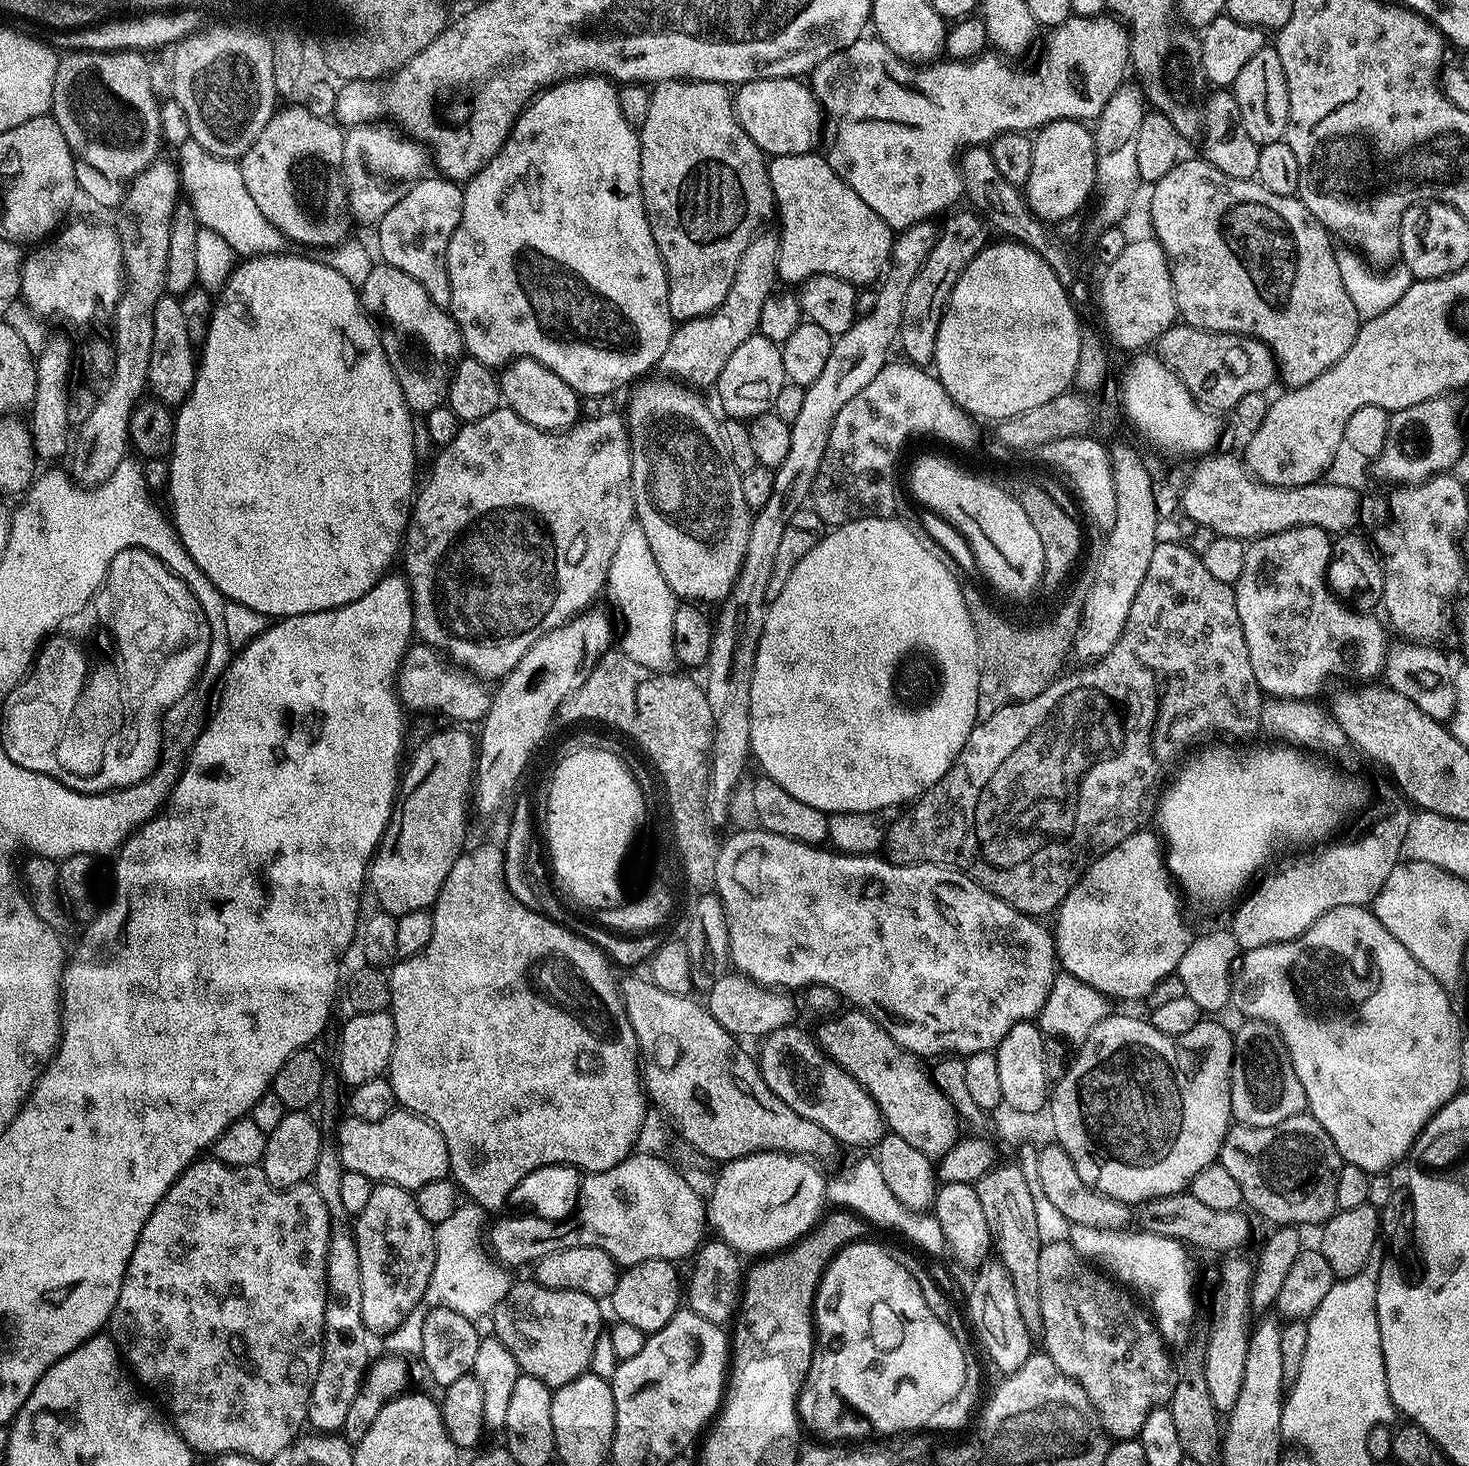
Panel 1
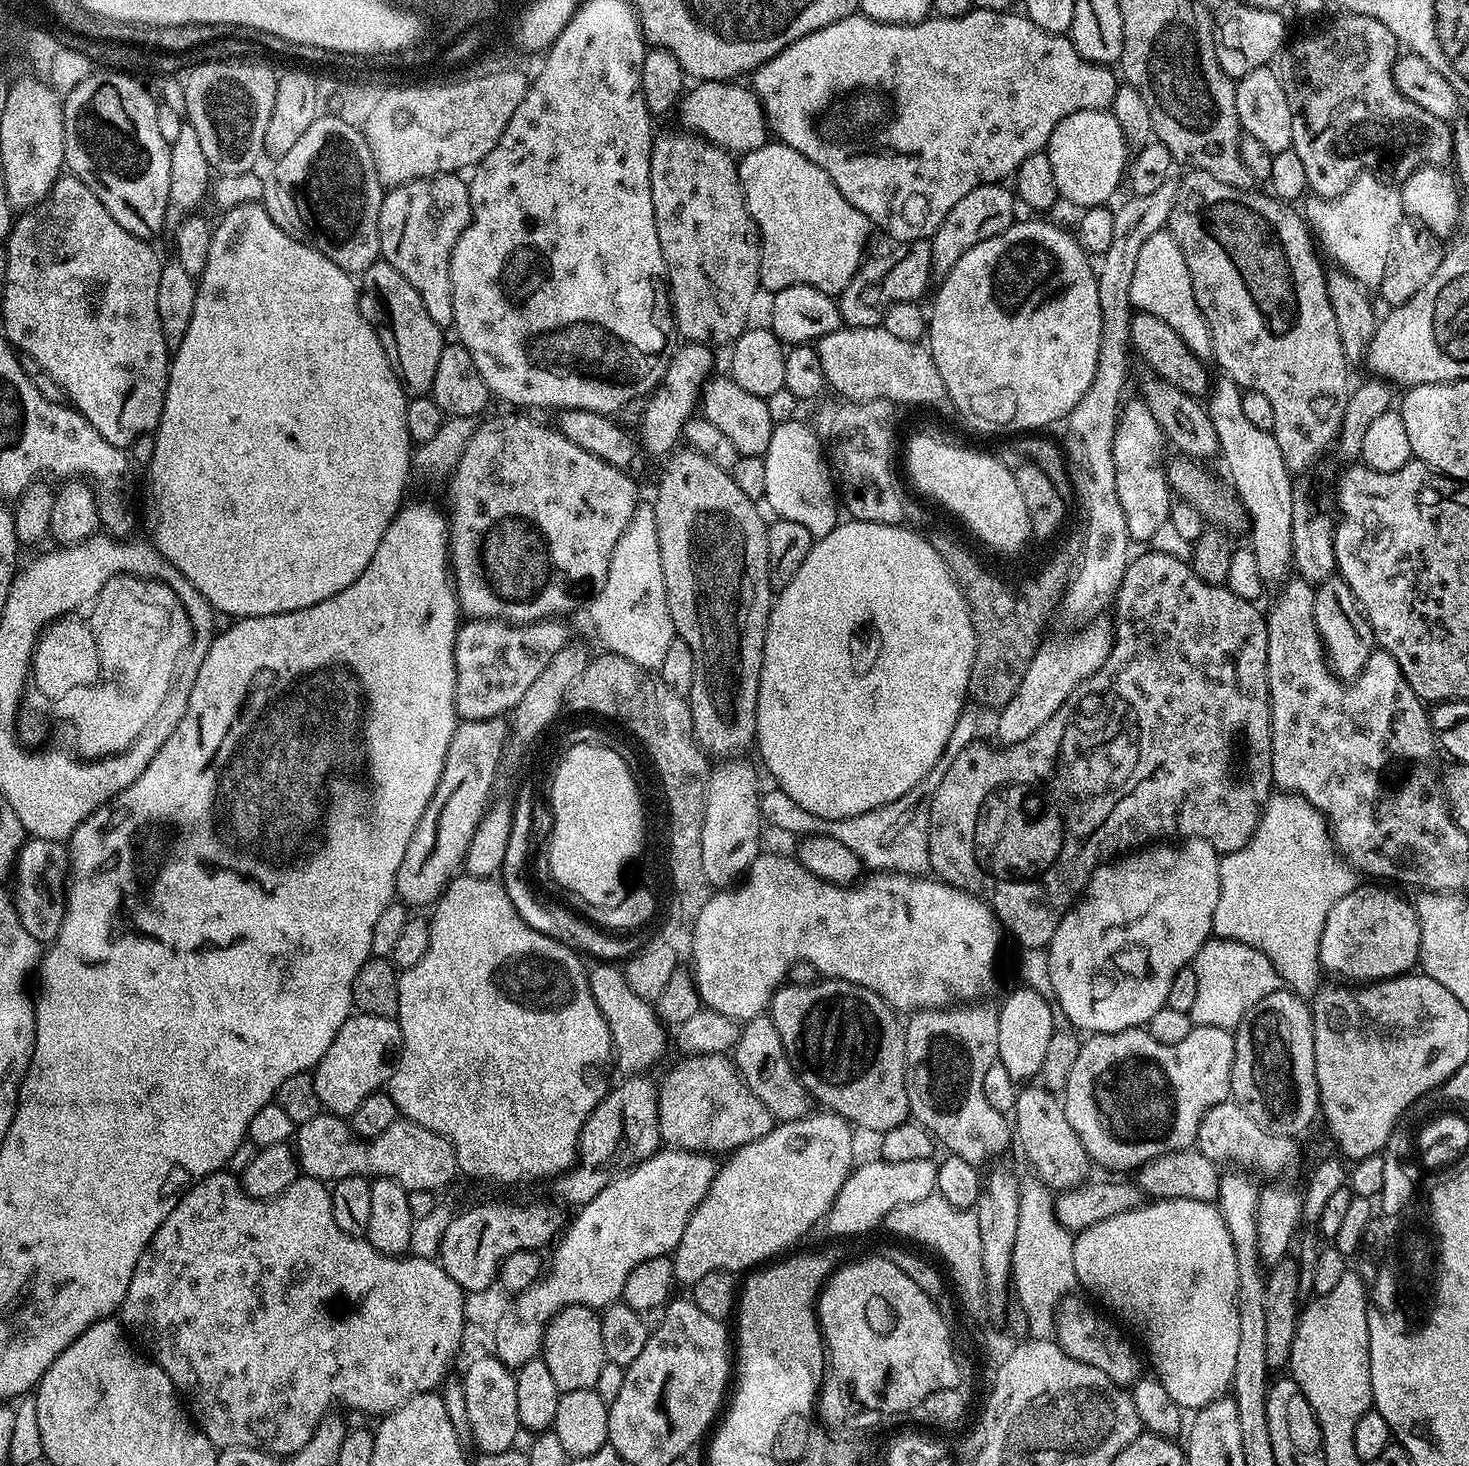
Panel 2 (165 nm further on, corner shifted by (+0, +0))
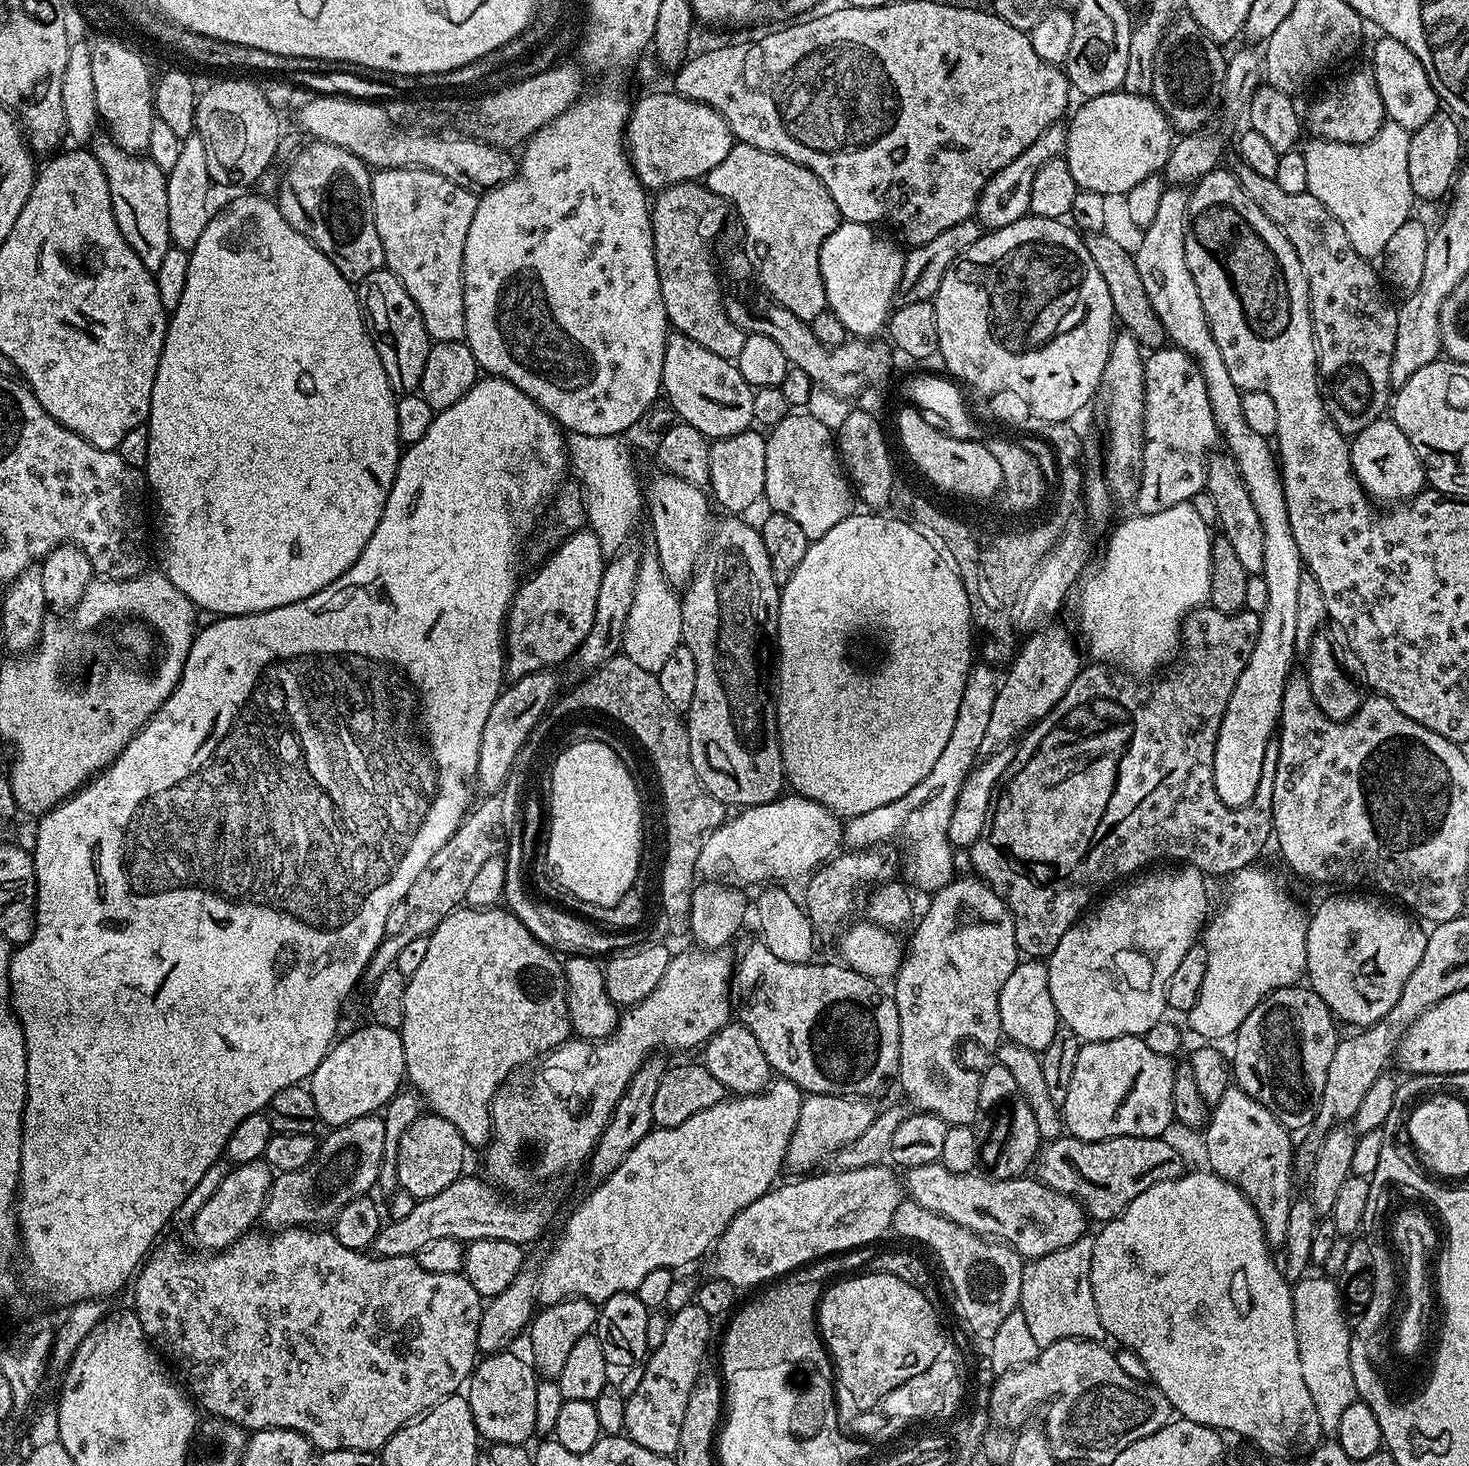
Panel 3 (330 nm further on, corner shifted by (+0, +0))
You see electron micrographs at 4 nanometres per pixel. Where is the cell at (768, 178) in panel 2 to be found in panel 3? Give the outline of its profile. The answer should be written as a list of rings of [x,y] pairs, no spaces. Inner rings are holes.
[[[733,143],[730,154],[714,166],[706,177],[706,187],[716,192],[740,215],[744,223],[744,252],[759,287],[767,292],[790,314],[811,321],[828,308],[826,286],[819,269],[819,251],[826,238],[842,223],[842,217],[830,190],[806,166],[790,162],[790,158],[766,150],[758,150],[749,144]]]

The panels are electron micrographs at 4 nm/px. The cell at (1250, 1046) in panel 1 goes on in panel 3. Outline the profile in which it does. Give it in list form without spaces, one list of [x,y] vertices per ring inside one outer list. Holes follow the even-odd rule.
[[[1312,987],[1274,990],[1238,1026],[1232,1060],[1230,1056],[1230,1076],[1235,1087],[1262,1102],[1286,1129],[1315,1125],[1322,1090],[1326,1090],[1326,1070],[1338,1039],[1332,1022],[1333,1012]]]

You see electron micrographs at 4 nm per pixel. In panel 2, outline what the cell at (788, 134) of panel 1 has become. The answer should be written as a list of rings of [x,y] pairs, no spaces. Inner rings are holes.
[[[706,80],[689,87],[680,98],[678,113],[687,131],[704,137],[712,144],[725,148],[733,154],[743,154],[758,150],[758,146],[769,143],[770,127],[768,117],[760,99],[751,87],[740,85],[740,82],[727,80]]]

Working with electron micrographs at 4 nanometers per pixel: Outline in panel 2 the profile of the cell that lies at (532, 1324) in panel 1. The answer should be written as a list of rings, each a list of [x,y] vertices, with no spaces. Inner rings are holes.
[[[571,1304],[563,1308],[557,1316],[553,1316],[549,1324],[544,1327],[544,1341],[542,1343],[542,1358],[550,1369],[554,1378],[554,1386],[563,1394],[574,1390],[595,1389],[598,1374],[606,1363],[604,1347],[602,1346],[602,1322],[600,1312],[595,1308],[587,1308],[584,1304]]]

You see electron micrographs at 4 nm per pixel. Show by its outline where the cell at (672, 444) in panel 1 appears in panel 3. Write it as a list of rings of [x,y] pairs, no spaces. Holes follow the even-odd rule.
[[[732,514],[715,525],[712,535],[708,537],[708,547],[699,557],[700,565],[696,568],[696,577],[688,584],[688,593],[683,593],[680,601],[682,610],[682,634],[683,643],[694,654],[694,662],[698,666],[698,679],[694,685],[694,698],[690,702],[686,713],[688,726],[688,741],[690,742],[690,762],[694,762],[694,770],[706,786],[706,790],[714,798],[718,798],[726,806],[738,805],[741,809],[754,807],[757,804],[770,803],[785,791],[786,777],[784,763],[782,762],[782,750],[780,739],[776,729],[776,701],[773,689],[768,689],[768,671],[774,668],[774,645],[776,644],[776,631],[778,630],[778,614],[780,613],[781,585],[776,583],[774,574],[770,570],[770,554],[766,554],[766,546],[760,537],[760,529],[754,523],[747,524],[744,518]]]

